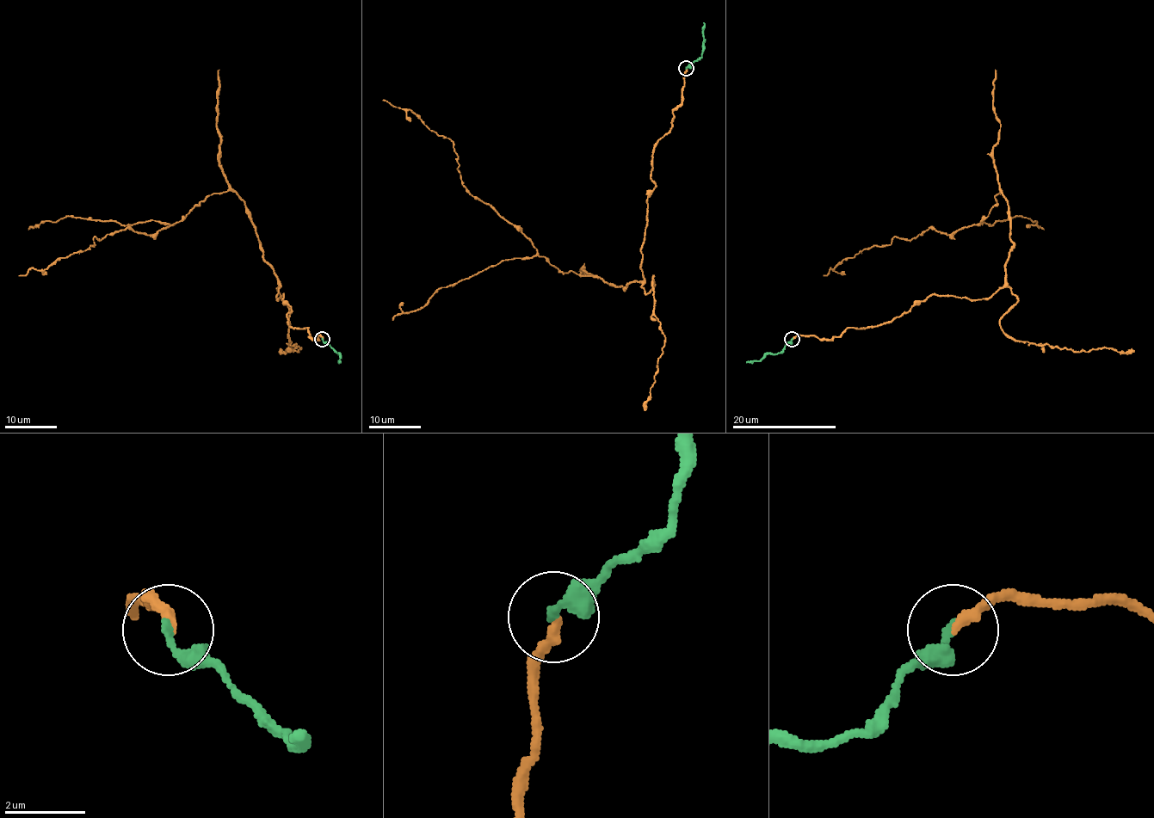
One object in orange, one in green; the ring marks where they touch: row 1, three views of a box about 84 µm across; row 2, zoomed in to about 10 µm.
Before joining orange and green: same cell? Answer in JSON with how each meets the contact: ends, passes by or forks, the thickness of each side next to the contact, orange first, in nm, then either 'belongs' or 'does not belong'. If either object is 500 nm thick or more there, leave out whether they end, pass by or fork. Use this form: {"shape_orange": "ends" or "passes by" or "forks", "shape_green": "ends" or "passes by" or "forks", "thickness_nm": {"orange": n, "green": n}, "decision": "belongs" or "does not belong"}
{"shape_orange": "ends", "shape_green": "ends", "thickness_nm": {"orange": 240, "green": 220}, "decision": "belongs"}

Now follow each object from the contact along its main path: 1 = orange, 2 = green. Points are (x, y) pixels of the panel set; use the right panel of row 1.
1: (792, 340), (989, 299), (1008, 201), (823, 276)
2: (792, 340), (779, 353), (765, 353), (758, 360), (747, 363)

